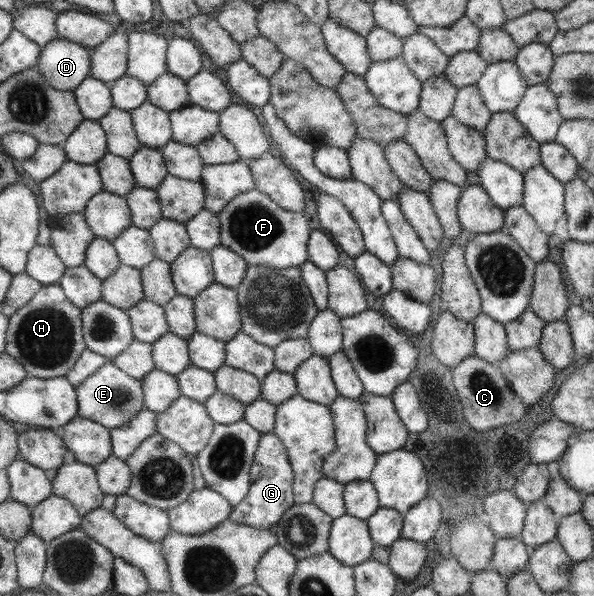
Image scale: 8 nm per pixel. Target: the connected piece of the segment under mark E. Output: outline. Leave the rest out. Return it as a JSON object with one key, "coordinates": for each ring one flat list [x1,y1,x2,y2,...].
{"coordinates":[[110,360,100,371,96,371,84,383,76,387,79,415,98,421,109,429,118,428,130,422,145,409,143,382,124,372,113,360]]}

